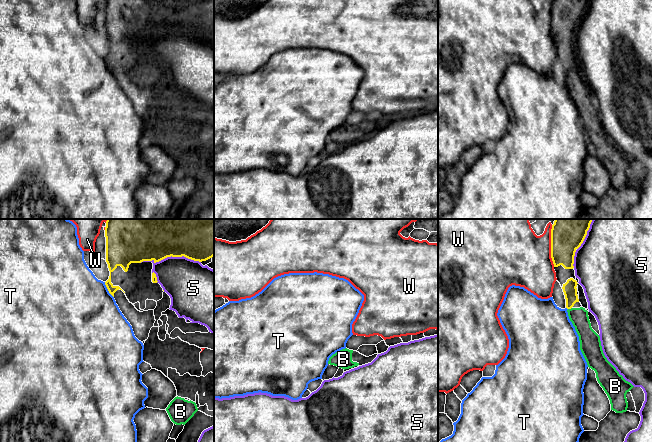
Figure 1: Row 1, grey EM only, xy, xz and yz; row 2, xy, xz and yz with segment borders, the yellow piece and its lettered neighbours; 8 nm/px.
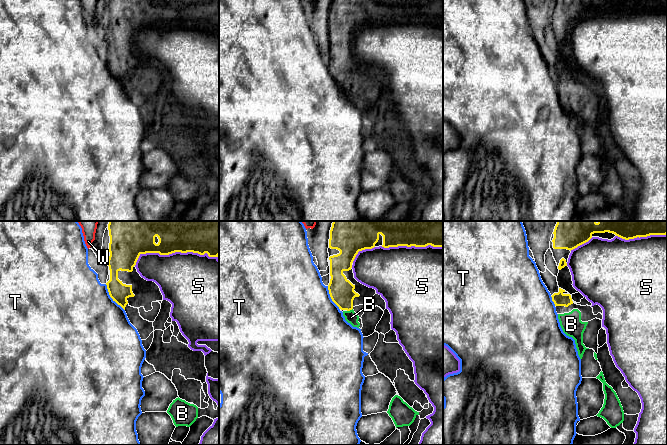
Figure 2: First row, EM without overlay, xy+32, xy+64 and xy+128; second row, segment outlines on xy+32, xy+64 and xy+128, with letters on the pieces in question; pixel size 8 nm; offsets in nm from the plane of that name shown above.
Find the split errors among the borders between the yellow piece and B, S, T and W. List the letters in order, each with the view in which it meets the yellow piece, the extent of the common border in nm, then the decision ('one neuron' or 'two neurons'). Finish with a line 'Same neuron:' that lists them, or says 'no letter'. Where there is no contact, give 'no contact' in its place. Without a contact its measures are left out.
B: yz | 40 nm | one neuron
S: xy | 480 nm | two neurons
T: xy | 150 nm | two neurons
W: yz | 340 nm | two neurons
Same neuron: B

